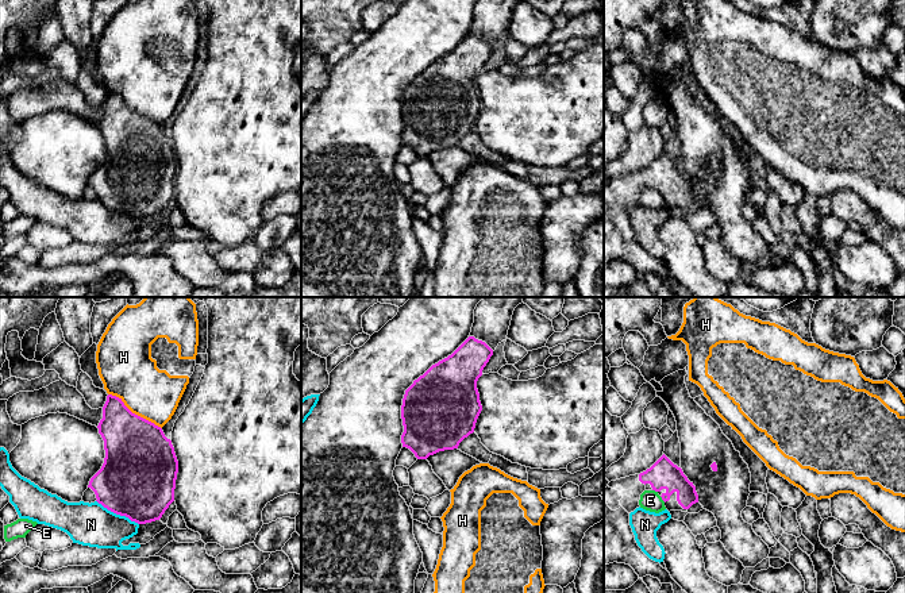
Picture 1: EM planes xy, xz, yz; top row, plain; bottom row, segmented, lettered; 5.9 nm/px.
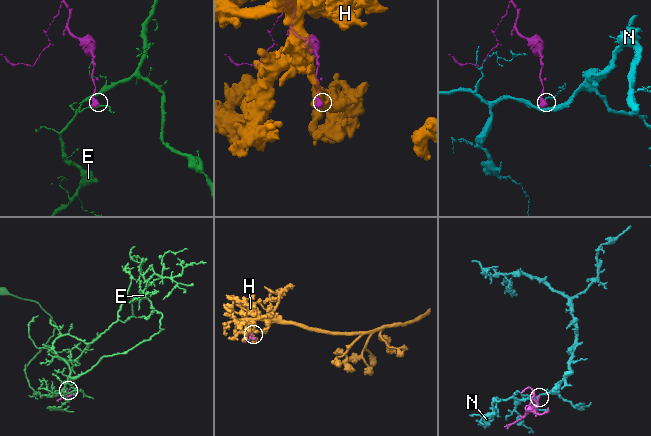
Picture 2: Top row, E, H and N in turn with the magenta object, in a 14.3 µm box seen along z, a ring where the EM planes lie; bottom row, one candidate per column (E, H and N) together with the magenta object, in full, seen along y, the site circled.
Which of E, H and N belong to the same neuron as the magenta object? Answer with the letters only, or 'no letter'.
no letter

